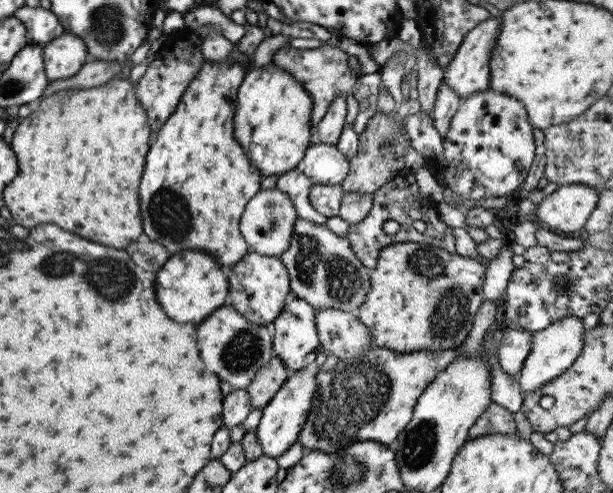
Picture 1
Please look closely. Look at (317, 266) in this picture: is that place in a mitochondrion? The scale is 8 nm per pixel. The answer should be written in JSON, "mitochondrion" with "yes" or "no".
{"mitochondrion":"yes"}

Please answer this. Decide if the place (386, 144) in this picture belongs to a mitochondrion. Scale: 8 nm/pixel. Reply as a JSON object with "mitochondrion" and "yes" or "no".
{"mitochondrion":"yes"}

